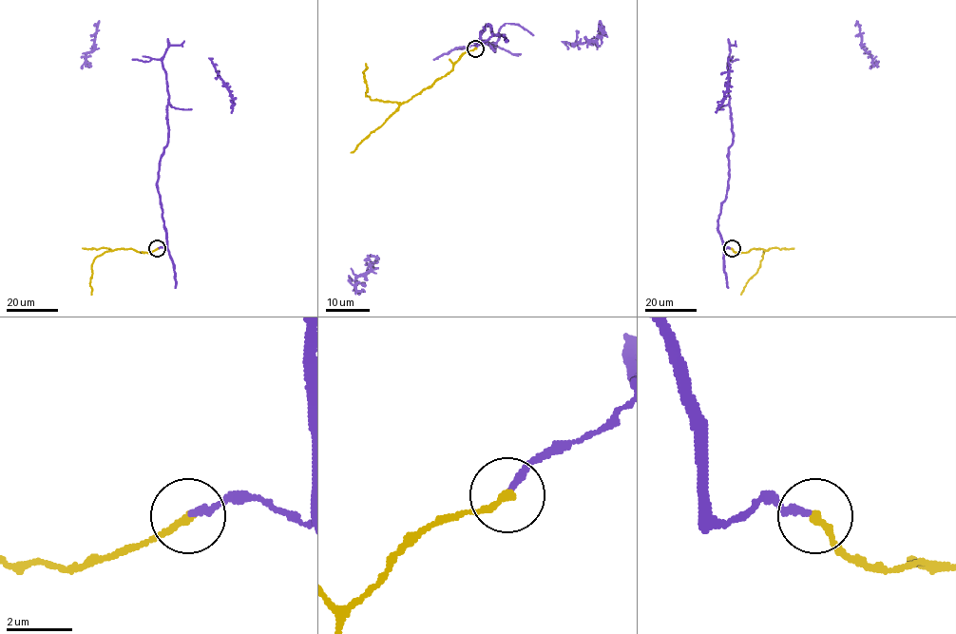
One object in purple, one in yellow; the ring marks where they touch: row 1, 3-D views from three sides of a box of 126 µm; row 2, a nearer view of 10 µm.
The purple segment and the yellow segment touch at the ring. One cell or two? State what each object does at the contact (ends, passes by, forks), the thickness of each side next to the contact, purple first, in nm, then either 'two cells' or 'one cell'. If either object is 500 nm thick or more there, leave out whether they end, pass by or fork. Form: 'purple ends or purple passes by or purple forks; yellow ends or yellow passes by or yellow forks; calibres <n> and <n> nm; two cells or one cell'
purple ends; yellow ends; calibres 220 and 260 nm; one cell

